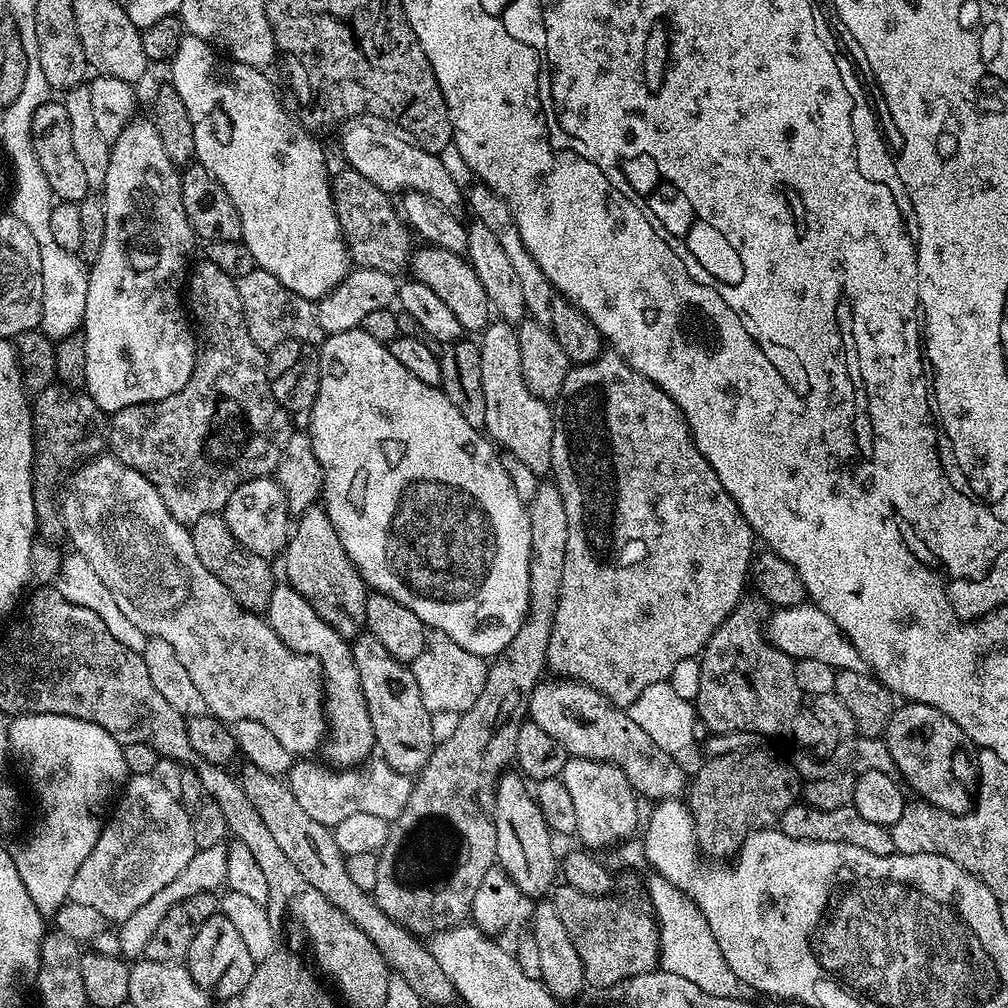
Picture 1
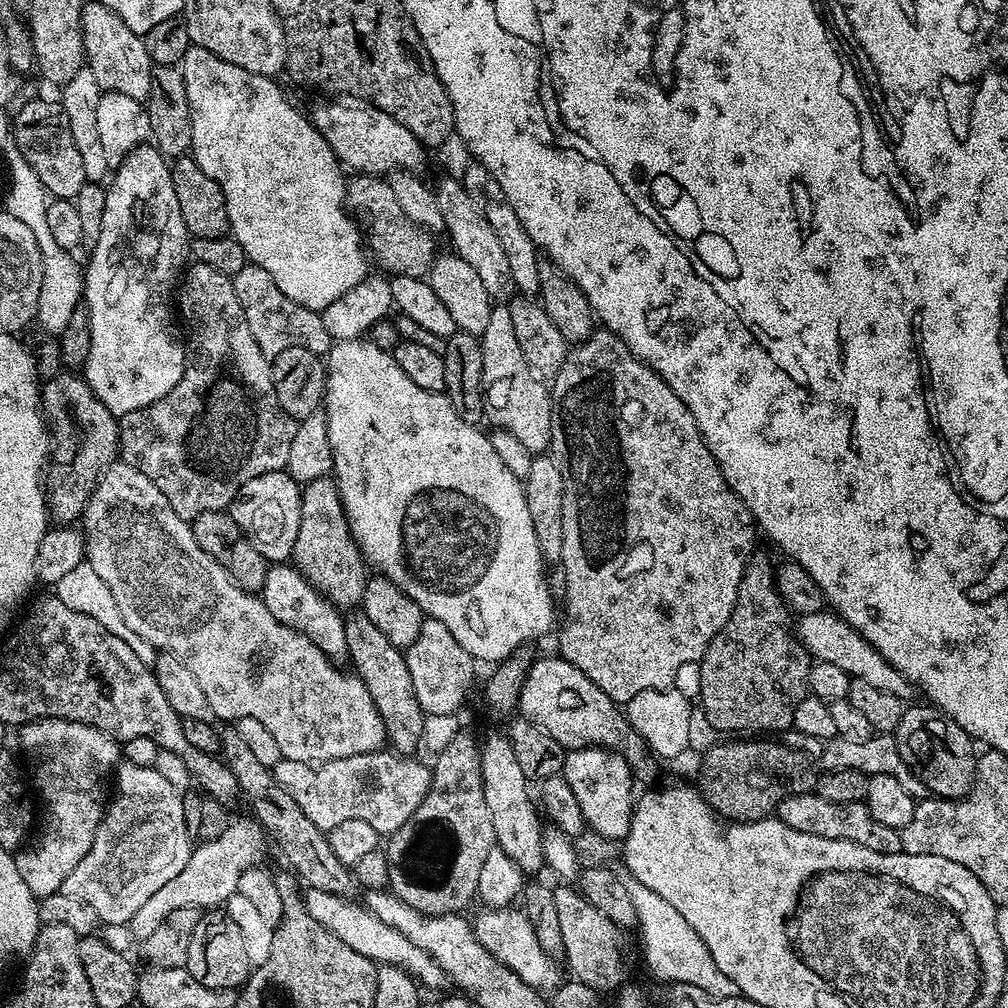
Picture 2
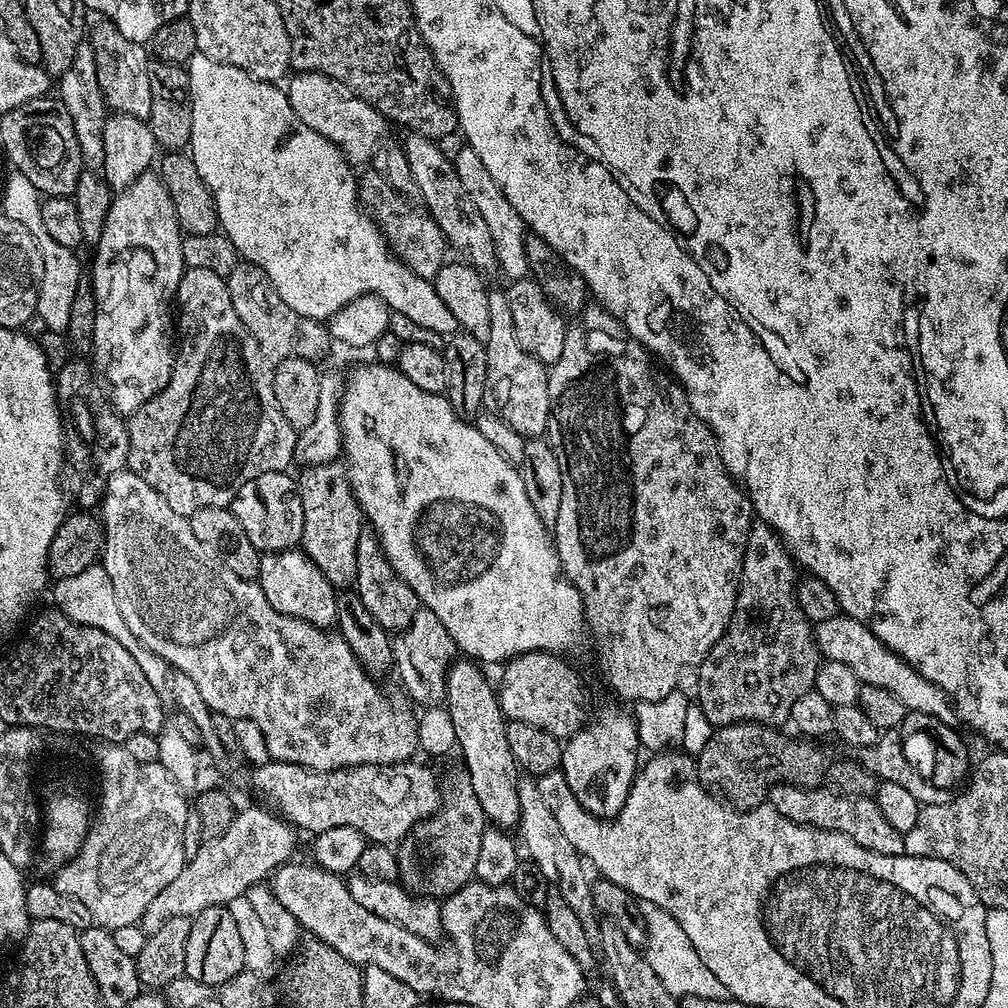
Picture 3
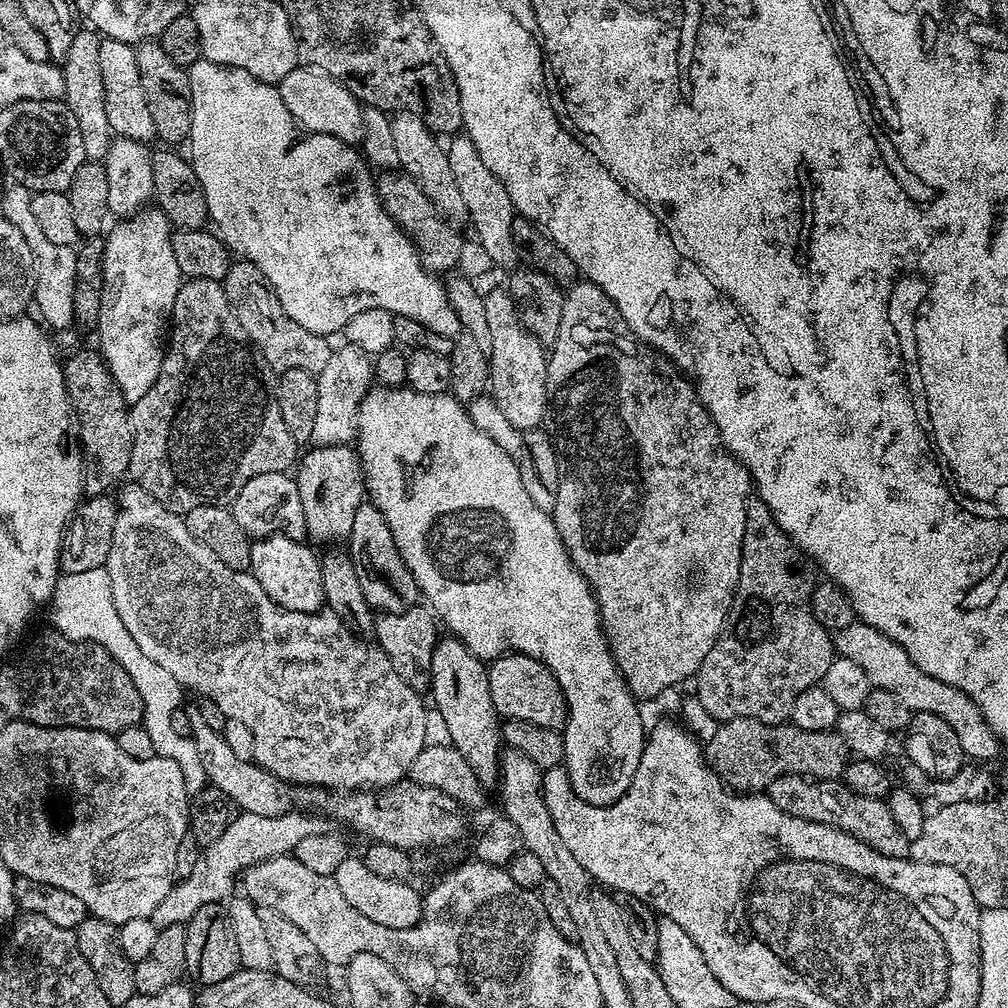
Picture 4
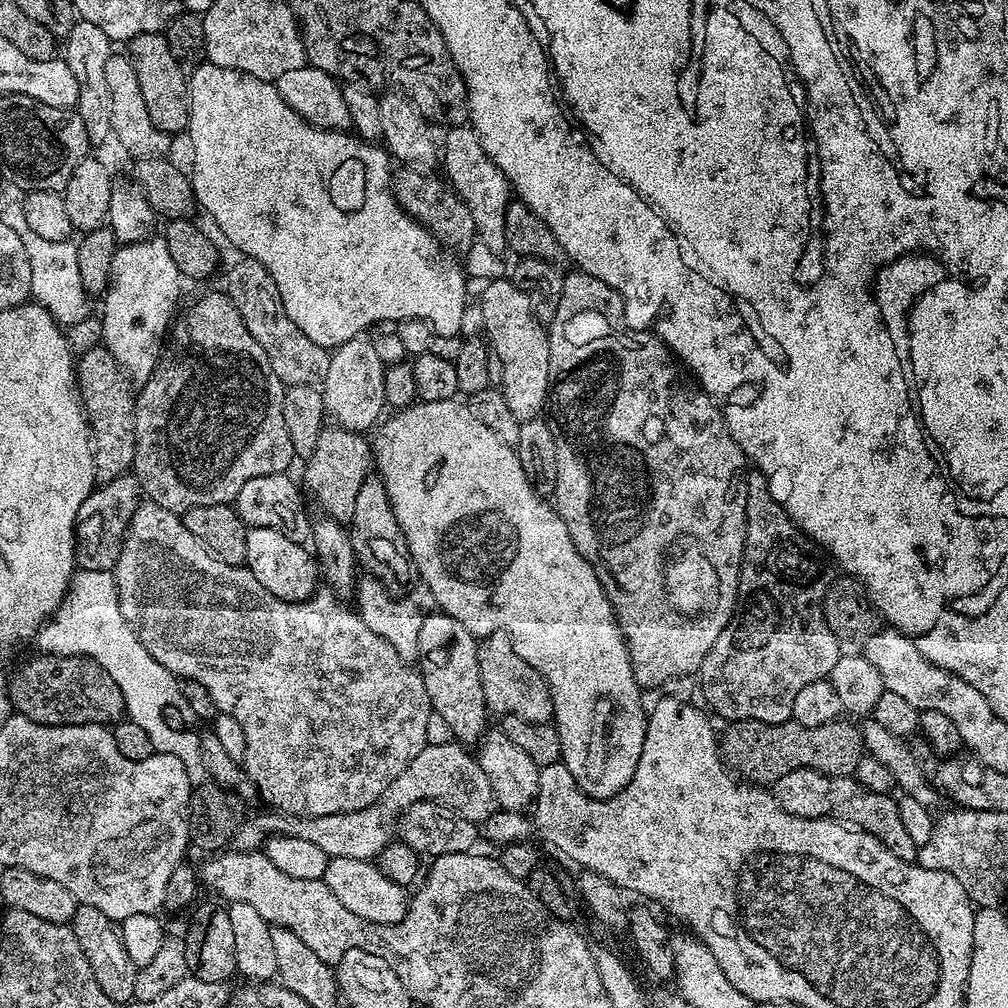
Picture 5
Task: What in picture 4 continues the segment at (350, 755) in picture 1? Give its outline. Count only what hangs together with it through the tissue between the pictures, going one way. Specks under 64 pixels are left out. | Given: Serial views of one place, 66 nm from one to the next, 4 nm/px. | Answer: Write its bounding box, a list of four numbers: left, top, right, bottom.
[250,536,325,612]

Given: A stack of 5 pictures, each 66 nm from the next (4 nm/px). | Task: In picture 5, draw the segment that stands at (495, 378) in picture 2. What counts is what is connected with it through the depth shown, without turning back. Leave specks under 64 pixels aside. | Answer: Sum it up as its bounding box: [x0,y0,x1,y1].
[480,278,550,420]

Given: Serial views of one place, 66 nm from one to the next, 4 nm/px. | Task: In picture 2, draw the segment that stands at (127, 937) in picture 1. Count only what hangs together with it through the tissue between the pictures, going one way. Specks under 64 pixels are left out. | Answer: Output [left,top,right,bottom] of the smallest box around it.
[129,819,266,941]

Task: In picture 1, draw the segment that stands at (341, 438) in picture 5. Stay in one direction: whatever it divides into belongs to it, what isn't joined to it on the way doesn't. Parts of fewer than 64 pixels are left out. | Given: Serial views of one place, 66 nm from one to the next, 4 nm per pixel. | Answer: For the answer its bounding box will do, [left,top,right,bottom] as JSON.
[282,506,370,638]

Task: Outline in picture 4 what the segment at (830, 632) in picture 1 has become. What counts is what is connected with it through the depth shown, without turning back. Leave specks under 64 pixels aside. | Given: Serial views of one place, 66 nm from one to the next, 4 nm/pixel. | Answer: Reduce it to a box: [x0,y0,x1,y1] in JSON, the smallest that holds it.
[834,622,1002,762]

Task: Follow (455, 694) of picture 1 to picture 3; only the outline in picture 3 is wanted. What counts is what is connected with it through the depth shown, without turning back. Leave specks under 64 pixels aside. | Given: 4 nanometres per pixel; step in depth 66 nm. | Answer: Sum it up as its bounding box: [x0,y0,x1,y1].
[392,607,458,708]

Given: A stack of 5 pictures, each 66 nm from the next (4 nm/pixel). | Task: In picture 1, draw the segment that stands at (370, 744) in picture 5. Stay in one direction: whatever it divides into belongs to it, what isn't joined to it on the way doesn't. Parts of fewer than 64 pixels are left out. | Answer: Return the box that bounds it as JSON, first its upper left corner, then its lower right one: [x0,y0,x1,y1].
[62,454,326,758]

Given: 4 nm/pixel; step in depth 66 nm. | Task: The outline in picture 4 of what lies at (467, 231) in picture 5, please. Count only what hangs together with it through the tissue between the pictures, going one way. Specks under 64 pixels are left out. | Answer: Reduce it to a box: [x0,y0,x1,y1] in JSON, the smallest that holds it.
[374,170,464,274]

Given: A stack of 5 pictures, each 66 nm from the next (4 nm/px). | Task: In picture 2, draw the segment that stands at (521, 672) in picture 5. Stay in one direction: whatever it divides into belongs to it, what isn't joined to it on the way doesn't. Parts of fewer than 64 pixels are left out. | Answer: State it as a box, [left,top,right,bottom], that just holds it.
[518,654,657,781]

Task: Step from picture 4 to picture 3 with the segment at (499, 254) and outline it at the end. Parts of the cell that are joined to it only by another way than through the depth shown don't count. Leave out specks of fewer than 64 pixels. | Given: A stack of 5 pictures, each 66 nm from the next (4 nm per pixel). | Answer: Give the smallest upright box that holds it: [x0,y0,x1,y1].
[454,146,529,281]

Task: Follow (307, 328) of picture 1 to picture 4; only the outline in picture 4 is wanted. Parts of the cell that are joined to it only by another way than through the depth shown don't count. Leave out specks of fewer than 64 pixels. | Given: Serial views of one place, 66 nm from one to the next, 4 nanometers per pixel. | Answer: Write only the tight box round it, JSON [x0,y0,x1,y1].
[222,258,334,374]

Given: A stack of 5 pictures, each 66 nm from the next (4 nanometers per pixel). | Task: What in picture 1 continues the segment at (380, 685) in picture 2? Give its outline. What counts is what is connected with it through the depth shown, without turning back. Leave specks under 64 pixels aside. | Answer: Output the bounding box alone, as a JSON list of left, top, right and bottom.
[351,634,438,774]

